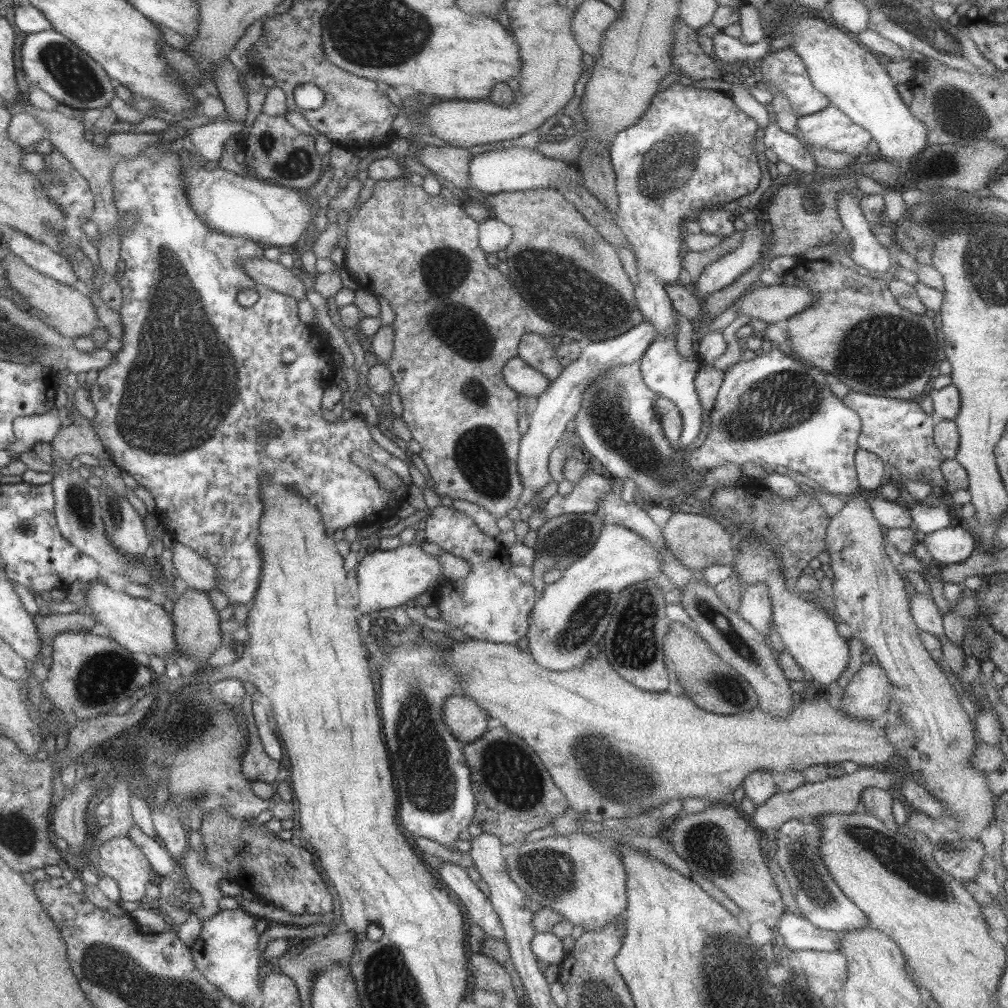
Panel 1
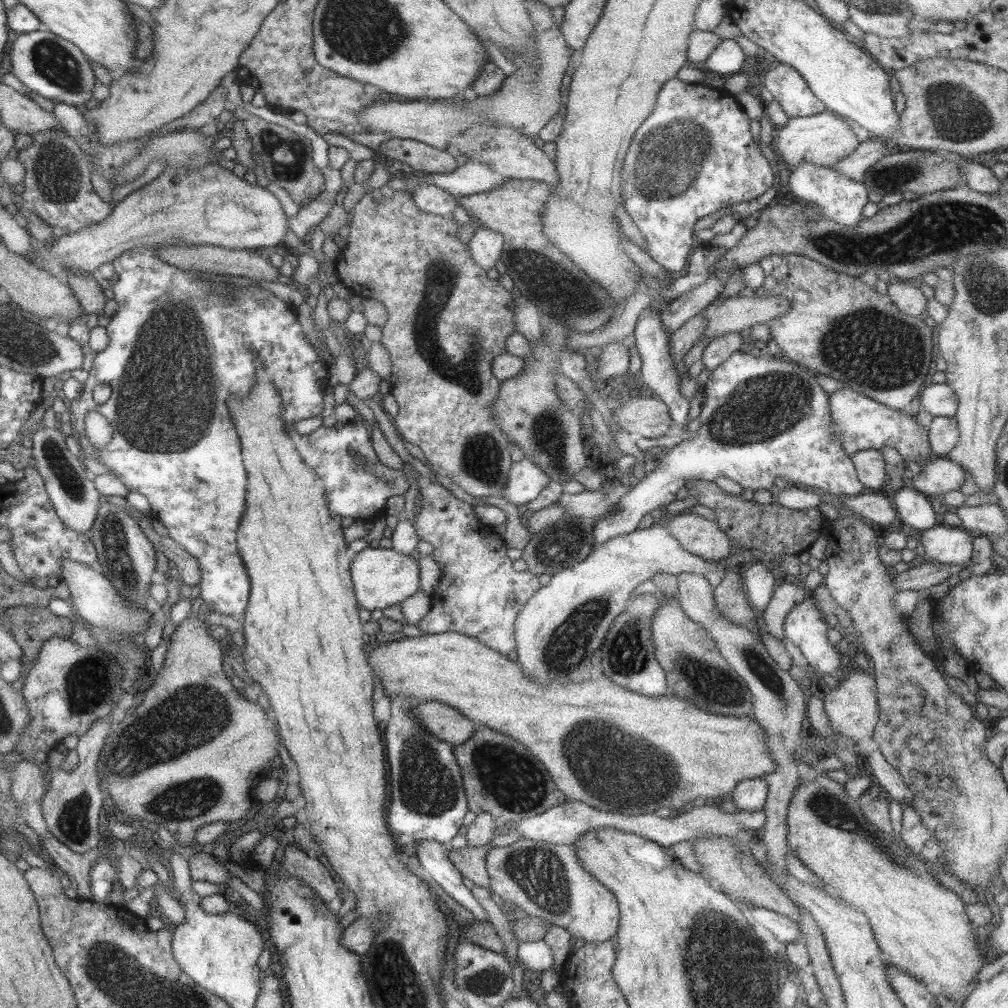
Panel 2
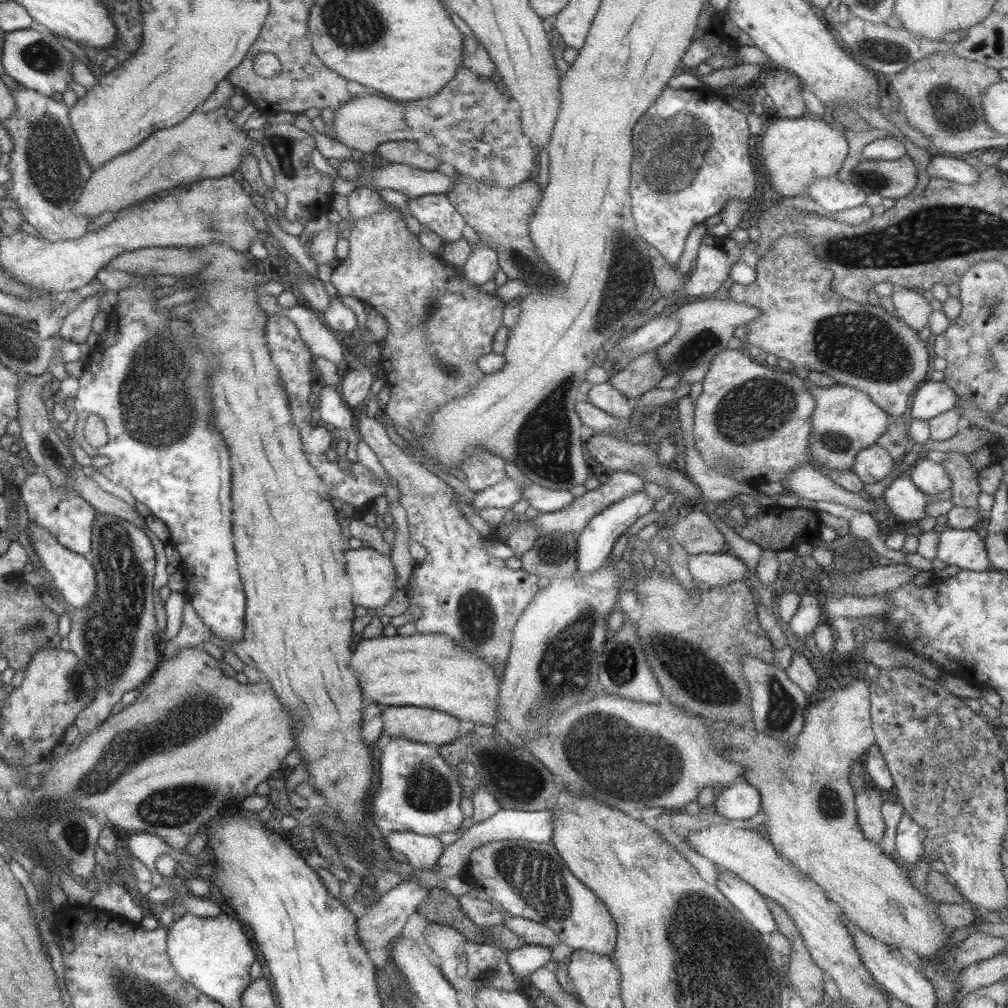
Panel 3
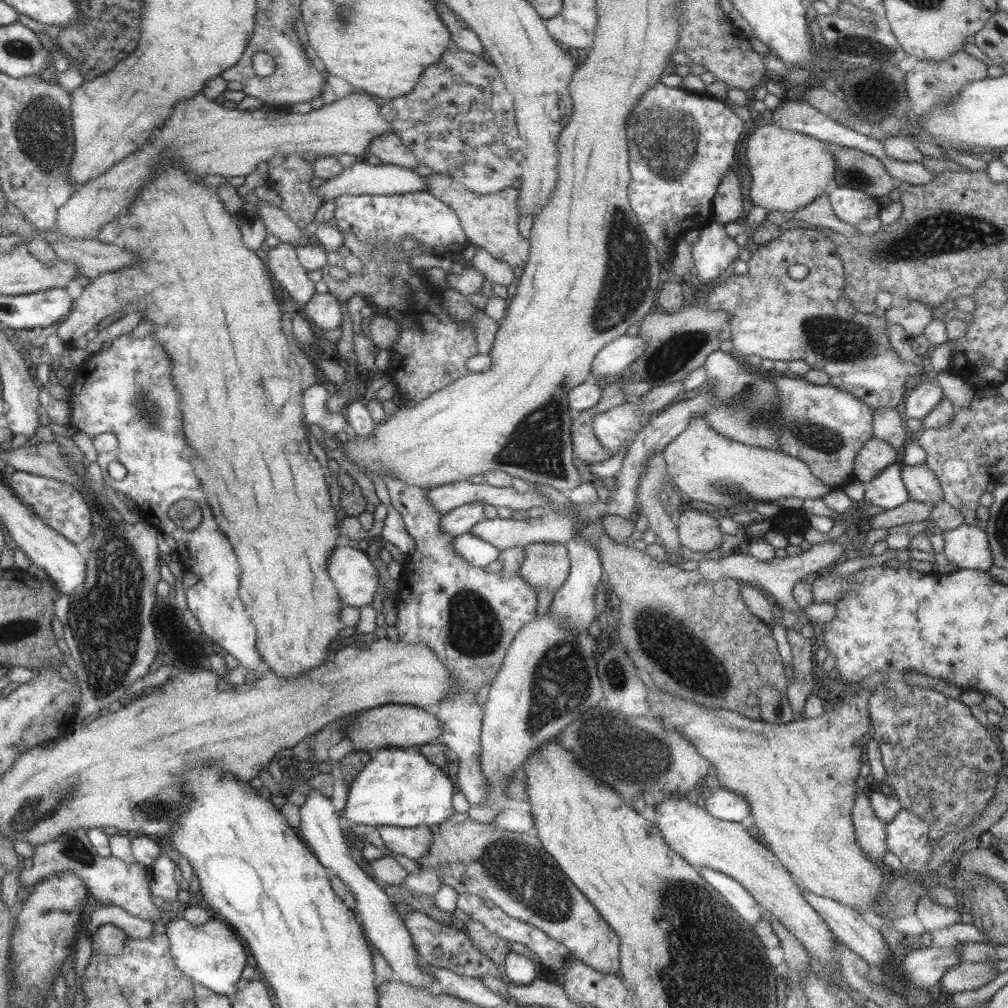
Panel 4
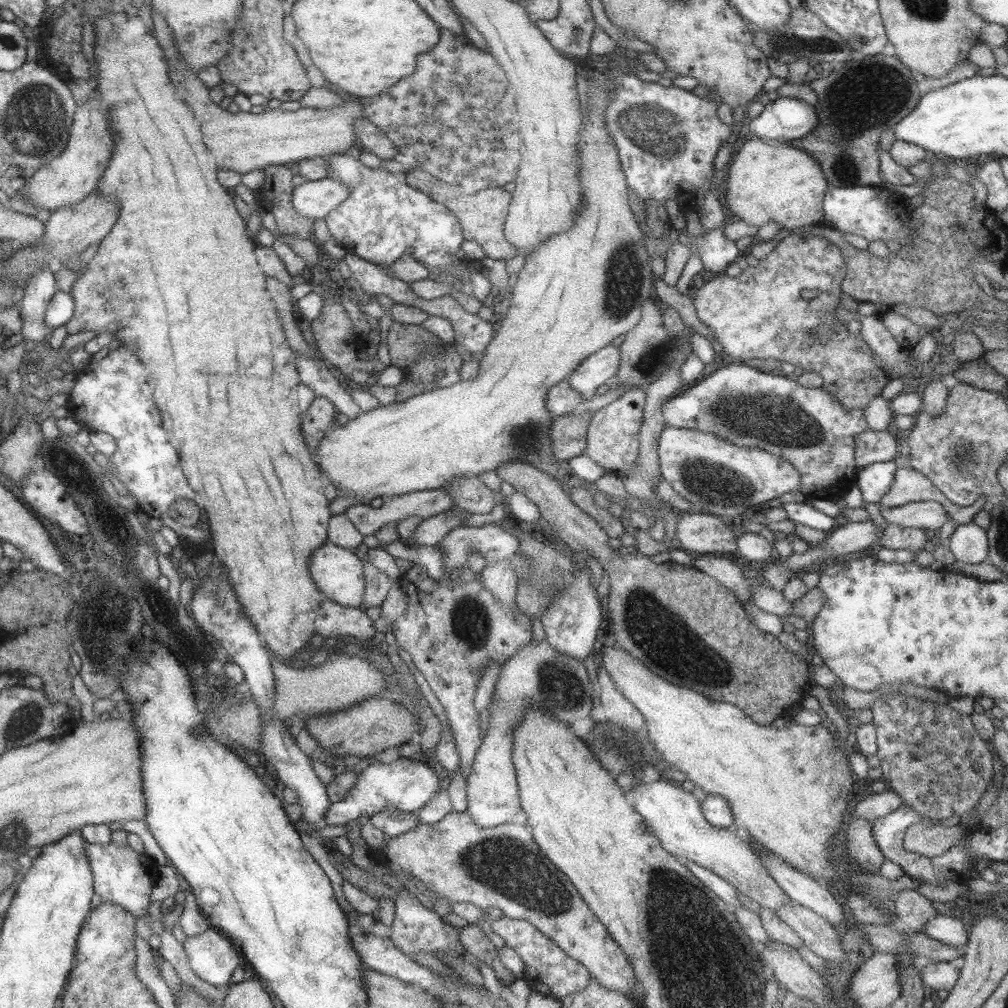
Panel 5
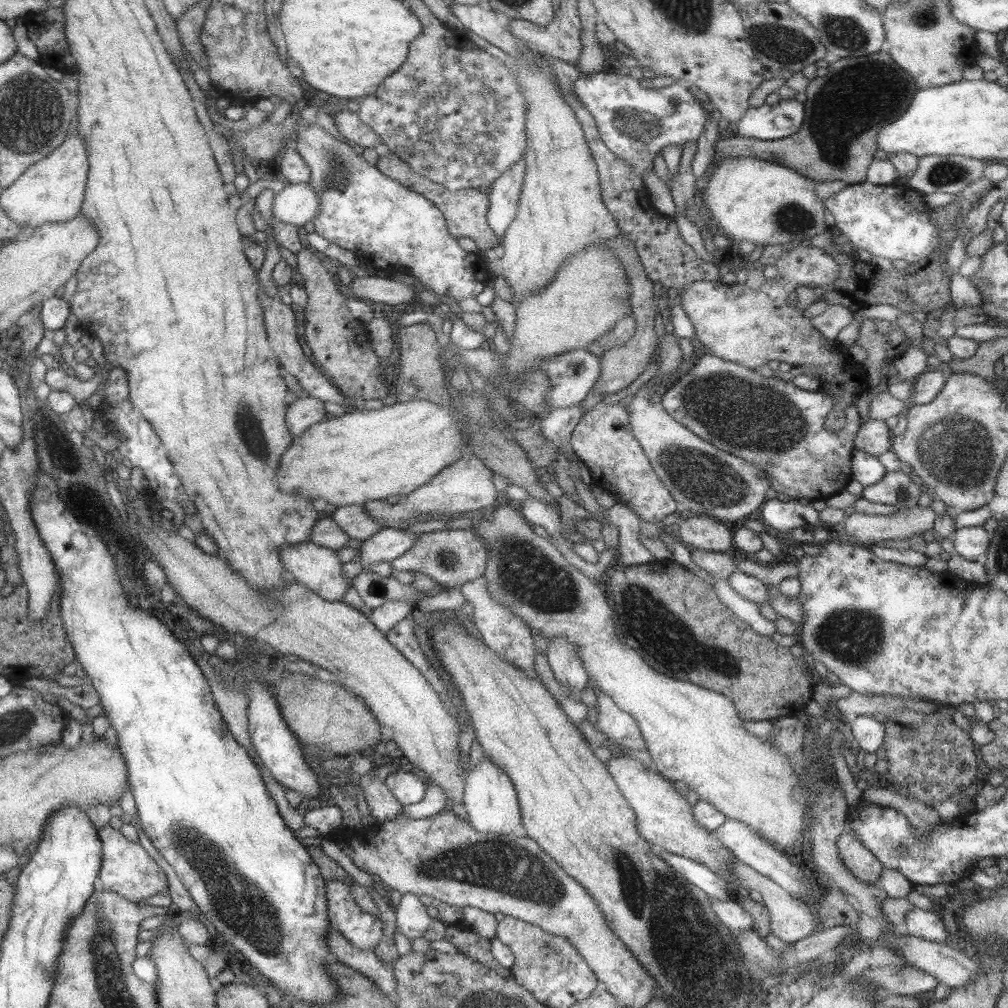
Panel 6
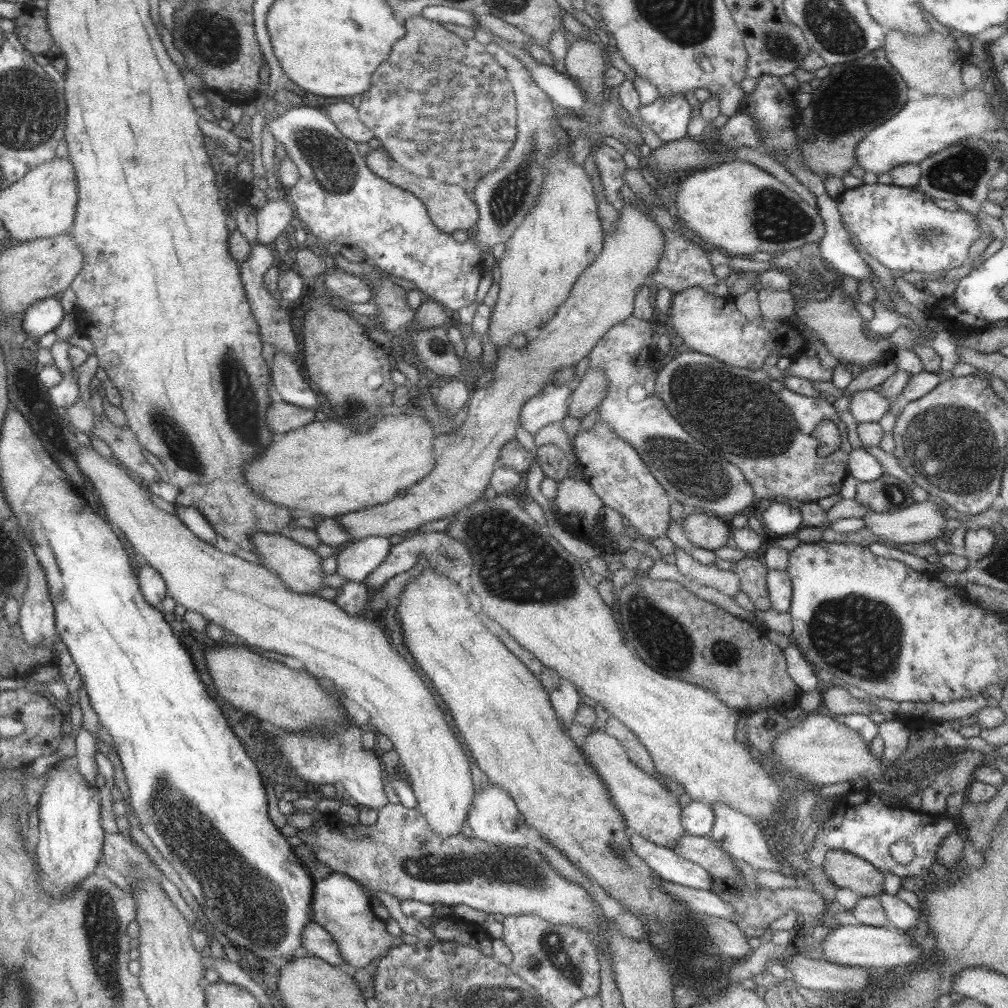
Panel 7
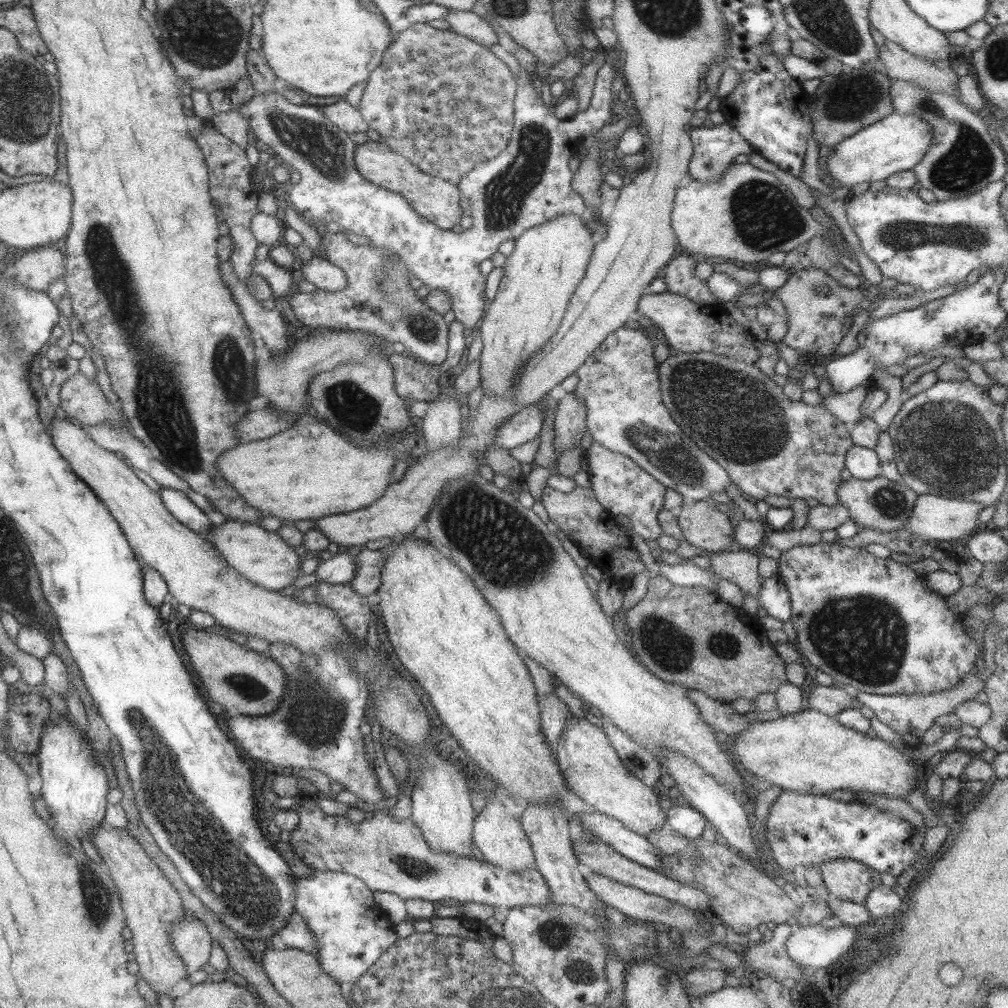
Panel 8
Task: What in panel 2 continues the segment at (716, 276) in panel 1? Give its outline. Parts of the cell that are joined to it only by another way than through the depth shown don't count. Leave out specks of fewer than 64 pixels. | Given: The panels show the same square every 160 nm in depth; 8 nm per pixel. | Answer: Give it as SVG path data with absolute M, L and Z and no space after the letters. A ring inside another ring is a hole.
M711 273L703 284L699 283L699 286L693 287L693 290L681 294L681 297L673 300L667 309L660 312L661 326L671 333L677 330L686 320L700 314L708 304L719 297L723 288L721 282Z

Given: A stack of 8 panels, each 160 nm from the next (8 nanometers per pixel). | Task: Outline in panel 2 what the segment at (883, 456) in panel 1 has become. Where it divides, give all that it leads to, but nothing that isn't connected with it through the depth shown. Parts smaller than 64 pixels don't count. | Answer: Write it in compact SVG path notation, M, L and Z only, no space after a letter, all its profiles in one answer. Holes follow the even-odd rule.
M849 388L837 390L826 396L830 422L838 434L842 451L851 458L854 452L873 449L878 451L881 446L892 446L904 458L904 462L913 460L923 466L929 462L932 453L928 443L928 431L916 423L915 416L908 415L904 410L893 410L853 392Z

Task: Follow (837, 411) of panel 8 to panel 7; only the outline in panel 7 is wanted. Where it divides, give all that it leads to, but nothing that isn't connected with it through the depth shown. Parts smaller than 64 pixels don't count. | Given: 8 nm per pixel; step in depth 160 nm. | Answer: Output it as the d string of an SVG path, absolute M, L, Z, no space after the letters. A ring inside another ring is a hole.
M867 389L851 394L845 411L850 412L857 423L877 423L889 406L890 401Z

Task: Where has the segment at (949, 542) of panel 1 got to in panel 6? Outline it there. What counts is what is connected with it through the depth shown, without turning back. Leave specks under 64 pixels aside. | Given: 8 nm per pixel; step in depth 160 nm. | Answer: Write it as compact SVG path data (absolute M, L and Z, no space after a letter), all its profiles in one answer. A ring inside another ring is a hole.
M982 526L959 528L953 538L953 552L965 560L983 564L986 561L990 536Z

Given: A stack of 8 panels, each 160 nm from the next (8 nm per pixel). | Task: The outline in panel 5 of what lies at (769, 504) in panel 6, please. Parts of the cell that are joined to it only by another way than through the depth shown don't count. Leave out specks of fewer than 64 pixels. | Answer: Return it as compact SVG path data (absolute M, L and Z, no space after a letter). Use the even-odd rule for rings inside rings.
M783 502L779 507L787 513L787 520L793 524L801 524L814 530L821 530L821 532L830 532L839 519L825 516L823 512L819 512L817 508L809 506L809 504L797 504L797 502Z

